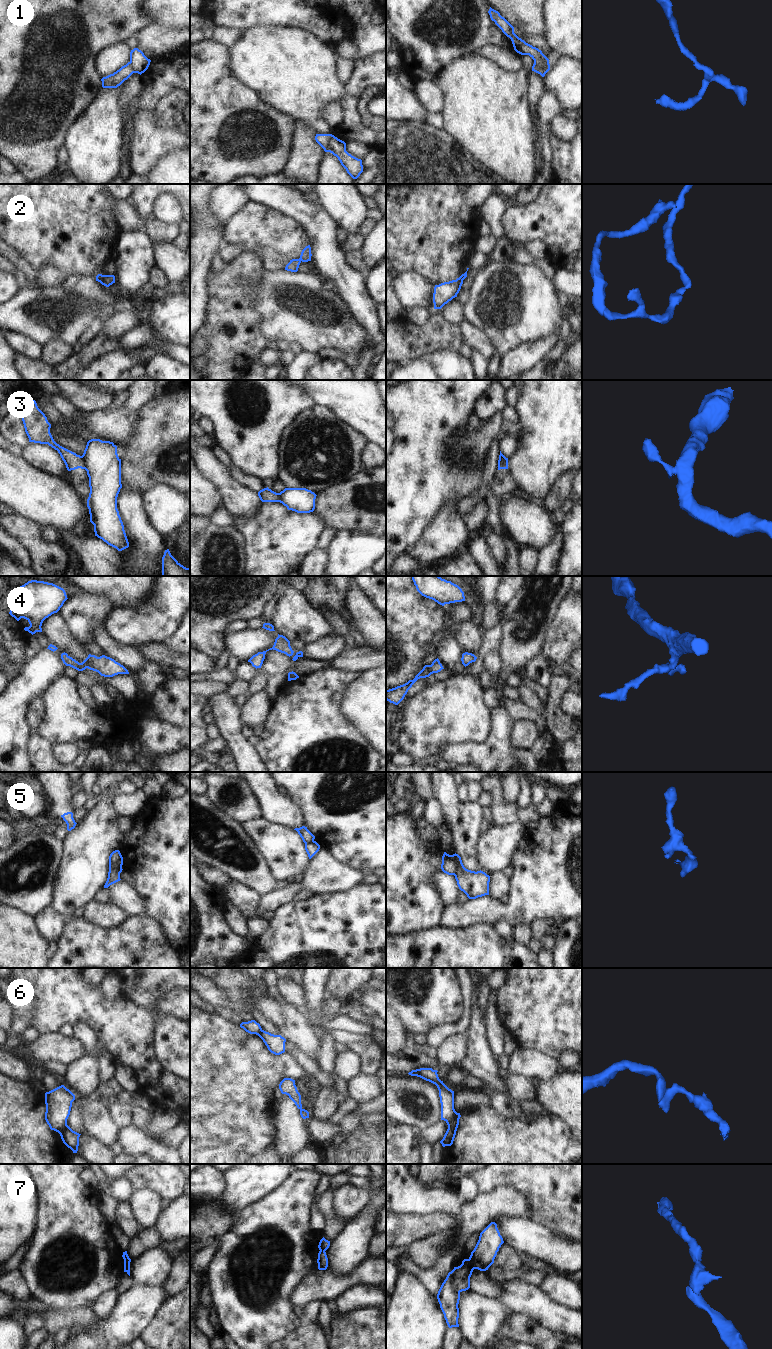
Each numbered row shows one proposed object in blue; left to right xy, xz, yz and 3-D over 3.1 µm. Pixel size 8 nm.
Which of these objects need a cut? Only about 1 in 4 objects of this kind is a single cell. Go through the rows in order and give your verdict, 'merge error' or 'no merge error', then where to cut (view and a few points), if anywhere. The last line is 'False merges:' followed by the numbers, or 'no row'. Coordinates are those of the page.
1: merge error; cut xz (332, 135), (328, 142), (328, 151)
2: merge error; cut xz (299, 258), (301, 260)
3: merge error; cut xy (81, 456), (85, 468)
4: no merge error; cut none
5: merge error; cut yz (451, 855), (456, 864), (455, 875)
6: merge error; cut yz (457, 1113), (447, 1124)
7: merge error; cut yz (469, 1258), (474, 1268)
False merges: 1, 2, 3, 5, 6, 7

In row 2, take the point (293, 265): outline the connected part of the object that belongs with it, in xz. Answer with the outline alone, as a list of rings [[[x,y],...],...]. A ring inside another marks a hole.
[[[292,259],[290,262],[286,265],[285,270],[291,271],[291,272],[297,272],[299,265],[301,263],[300,259]]]

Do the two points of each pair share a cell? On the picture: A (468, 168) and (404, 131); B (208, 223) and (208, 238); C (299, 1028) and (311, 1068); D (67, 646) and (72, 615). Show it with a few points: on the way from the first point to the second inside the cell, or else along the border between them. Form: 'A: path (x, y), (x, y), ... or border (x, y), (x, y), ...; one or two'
A: path (452, 168), (441, 168), (420, 147); one
B: path (208, 227), (208, 234); one
C: border (288, 1041), (296, 1044), (308, 1056); two
D: border (57, 612), (64, 620), (74, 639), (86, 648); two

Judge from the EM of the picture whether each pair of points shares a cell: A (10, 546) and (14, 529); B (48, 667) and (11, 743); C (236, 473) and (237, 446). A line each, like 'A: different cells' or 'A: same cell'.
A: different cells
B: same cell
C: different cells

